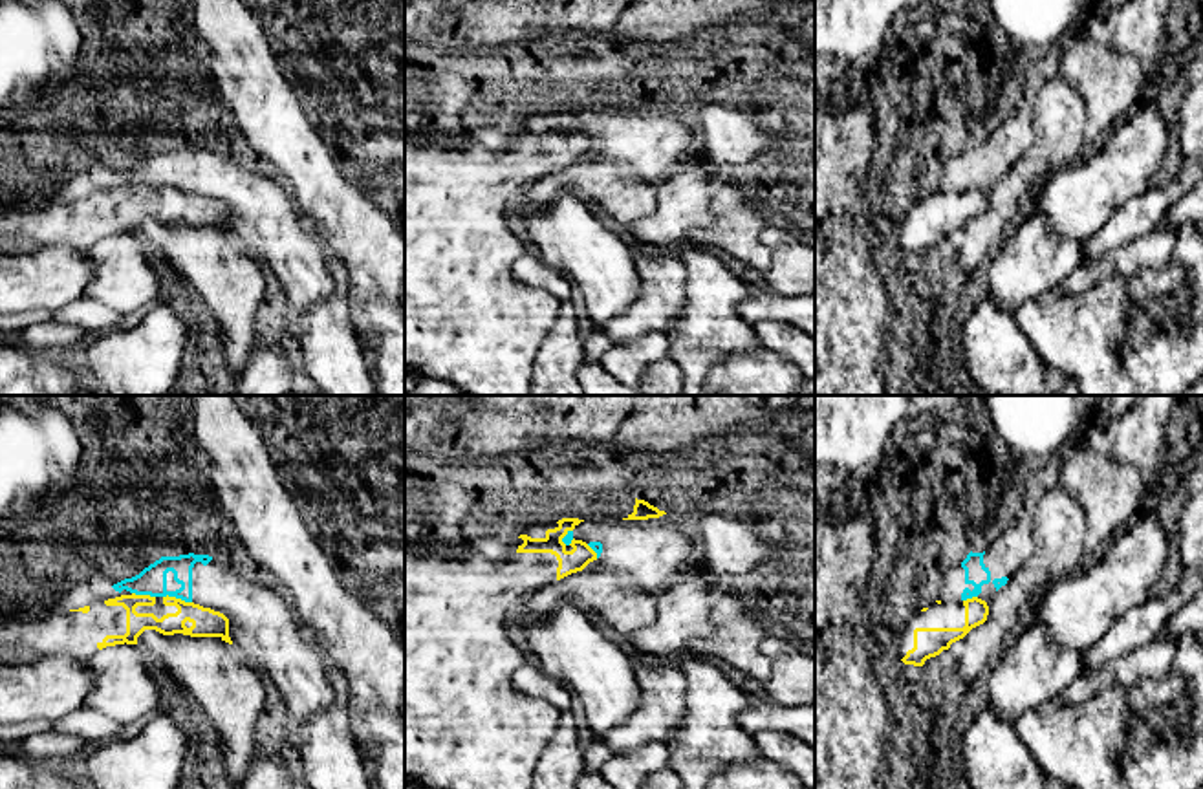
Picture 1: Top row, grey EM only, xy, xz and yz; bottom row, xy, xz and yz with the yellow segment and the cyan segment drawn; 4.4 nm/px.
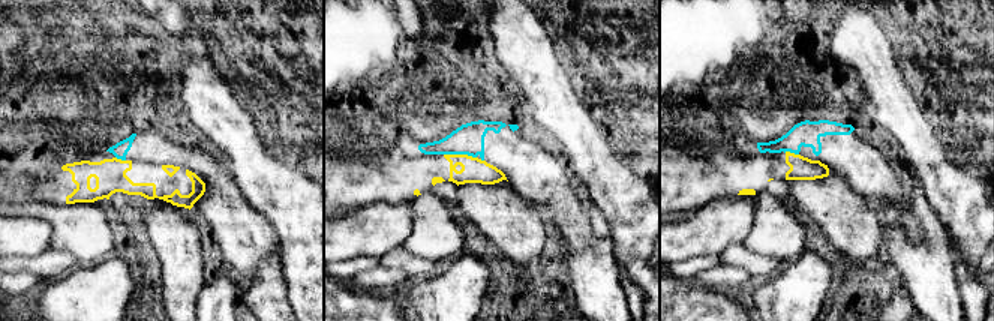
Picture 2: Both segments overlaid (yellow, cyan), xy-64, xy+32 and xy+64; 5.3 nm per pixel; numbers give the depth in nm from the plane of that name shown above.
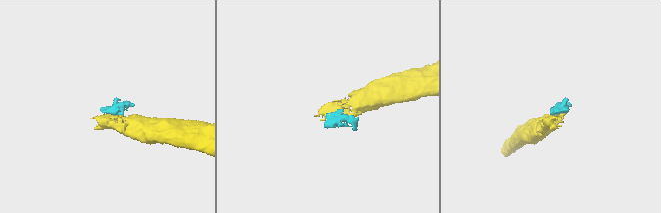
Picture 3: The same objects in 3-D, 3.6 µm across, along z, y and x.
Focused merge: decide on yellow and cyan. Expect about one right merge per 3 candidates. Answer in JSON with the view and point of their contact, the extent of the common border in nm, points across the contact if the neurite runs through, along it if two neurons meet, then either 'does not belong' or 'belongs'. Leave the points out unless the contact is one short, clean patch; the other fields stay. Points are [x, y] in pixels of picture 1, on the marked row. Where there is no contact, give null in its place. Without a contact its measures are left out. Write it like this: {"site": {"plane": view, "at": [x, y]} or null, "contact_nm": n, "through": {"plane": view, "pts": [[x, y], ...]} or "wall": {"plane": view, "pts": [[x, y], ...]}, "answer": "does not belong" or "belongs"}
{"site": {"plane": "xy", "at": [178, 599]}, "contact_nm": 130, "wall": {"plane": "xy", "pts": [[163, 595], [174, 595], [191, 603]]}, "answer": "does not belong"}

